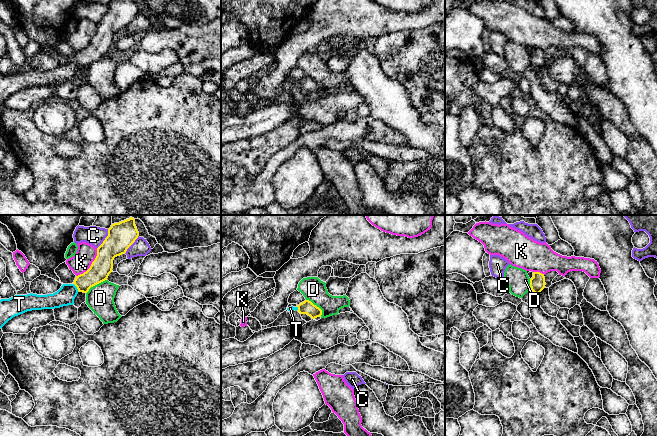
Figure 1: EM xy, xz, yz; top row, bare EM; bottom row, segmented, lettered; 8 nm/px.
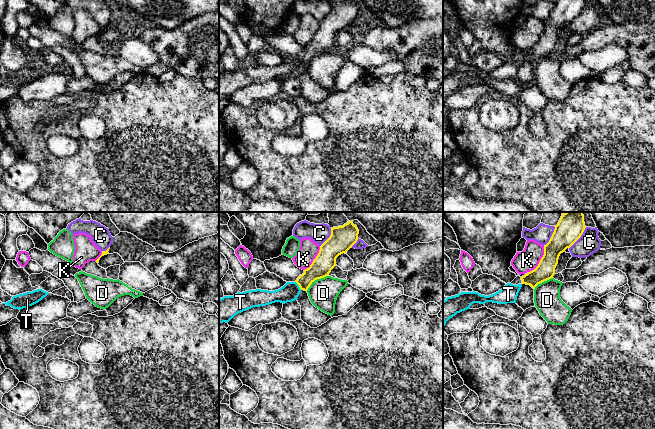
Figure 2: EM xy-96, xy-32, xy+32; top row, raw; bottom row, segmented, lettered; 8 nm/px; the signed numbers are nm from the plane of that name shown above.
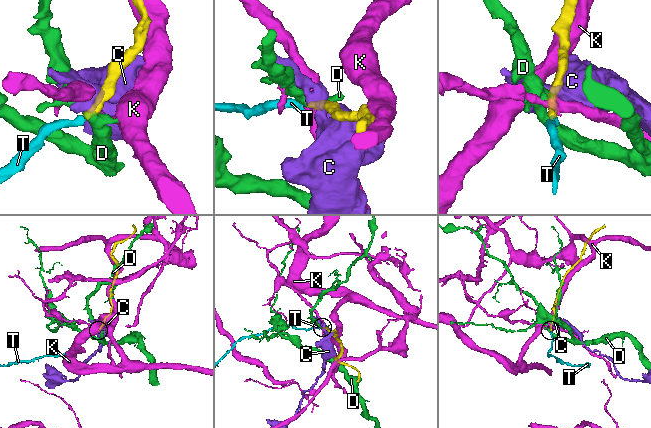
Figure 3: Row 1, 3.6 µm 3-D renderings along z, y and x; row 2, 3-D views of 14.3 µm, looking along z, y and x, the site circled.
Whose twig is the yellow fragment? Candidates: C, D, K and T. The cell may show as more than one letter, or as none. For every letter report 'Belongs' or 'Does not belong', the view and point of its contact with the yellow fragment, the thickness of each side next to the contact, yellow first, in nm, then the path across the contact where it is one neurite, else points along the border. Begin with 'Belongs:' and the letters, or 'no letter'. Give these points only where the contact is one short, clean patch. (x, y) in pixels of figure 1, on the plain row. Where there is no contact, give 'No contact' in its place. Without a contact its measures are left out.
Belongs: T
C: Does not belong. Touches yellow at xy (105, 15). Thickness 220 nm (yellow) against 150 nm
D: Does not belong. Touches yellow at xz (316, 82). Thickness 110 nm (yellow) against 190 nm. Boundary: xz (306, 75), (310, 76), (321, 86), (321, 92)
K: Does not belong. Touches yellow at xy (91, 40). Thickness 190 nm (yellow) against 160 nm
T: Belongs. Touches yellow at xy (76, 62). Thickness 160 nm (yellow) against 150 nm. Path across: xy (100, 44), (90, 54), (76, 62), (65, 72)

